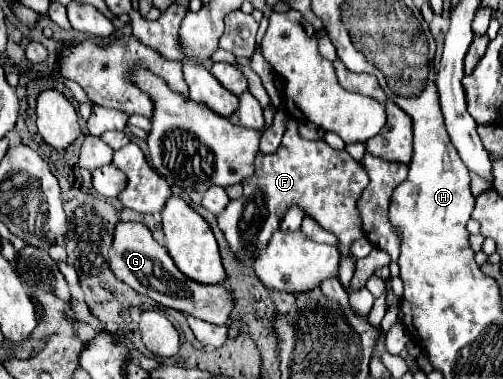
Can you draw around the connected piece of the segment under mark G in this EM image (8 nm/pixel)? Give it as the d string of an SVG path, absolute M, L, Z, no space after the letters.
M117 222L115 234L113 234L113 246L109 252L109 268L111 272L125 284L129 284L133 290L137 290L143 296L149 296L157 304L163 304L167 308L179 310L183 314L201 318L211 324L227 324L229 316L235 308L235 300L227 288L221 284L215 286L199 286L197 282L191 282L187 276L183 276L177 266L173 264L171 256L167 254L167 248L155 242L151 236L151 230L139 222Z

